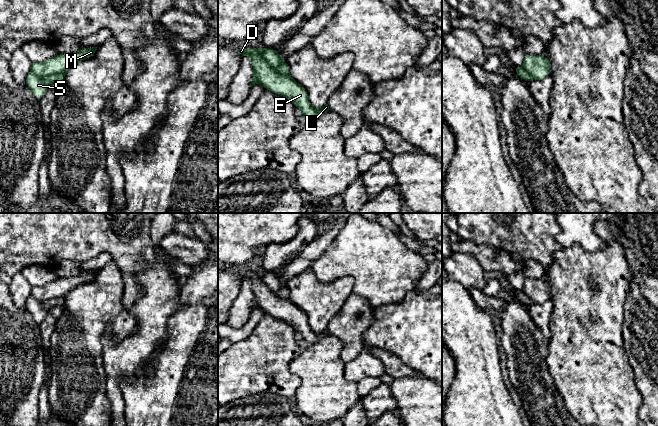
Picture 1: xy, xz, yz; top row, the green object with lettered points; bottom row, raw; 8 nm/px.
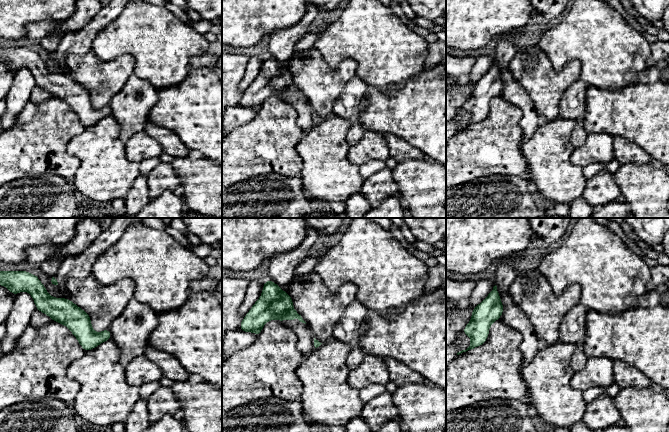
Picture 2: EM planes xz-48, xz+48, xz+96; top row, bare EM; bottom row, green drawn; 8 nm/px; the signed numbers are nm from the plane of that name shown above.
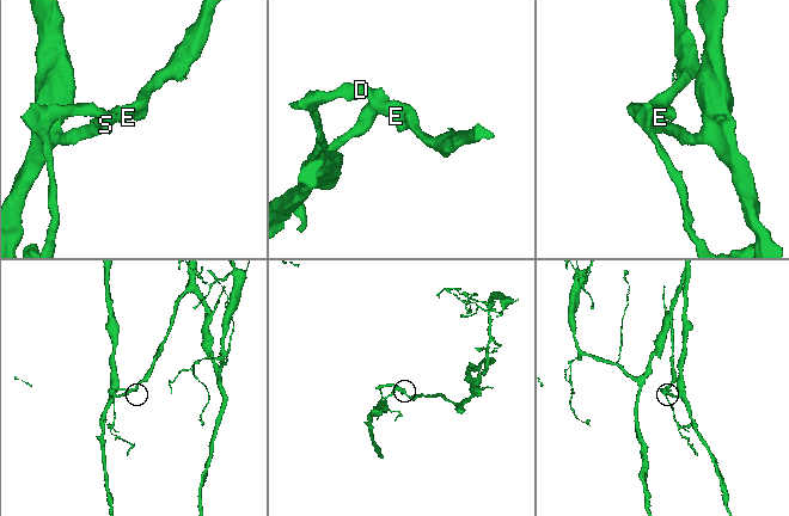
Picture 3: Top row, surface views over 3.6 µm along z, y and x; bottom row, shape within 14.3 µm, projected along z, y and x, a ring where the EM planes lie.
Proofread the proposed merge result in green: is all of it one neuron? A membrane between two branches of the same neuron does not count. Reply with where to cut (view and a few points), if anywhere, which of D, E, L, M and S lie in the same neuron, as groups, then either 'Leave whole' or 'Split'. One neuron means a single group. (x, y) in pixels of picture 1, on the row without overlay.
Split along xz (261, 273), (261, 281), (267, 287), (280, 297), (288, 299). Groups: D E L M / S. Split

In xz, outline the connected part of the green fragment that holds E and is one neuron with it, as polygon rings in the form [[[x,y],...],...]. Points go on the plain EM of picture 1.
[[[259,271],[249,273],[236,273],[242,280],[249,279],[254,299],[257,300],[259,307],[268,315],[281,319],[289,323],[295,331],[303,337],[303,347],[317,343],[329,335],[328,328],[321,333],[314,332],[308,323],[306,314],[290,299],[283,299],[265,286],[262,282],[262,273]]]

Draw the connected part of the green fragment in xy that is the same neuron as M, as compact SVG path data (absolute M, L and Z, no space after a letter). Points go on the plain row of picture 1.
M98 271L84 272L74 277L58 278L56 281L31 289L31 296L38 301L47 301L66 295L74 288L93 281Z

